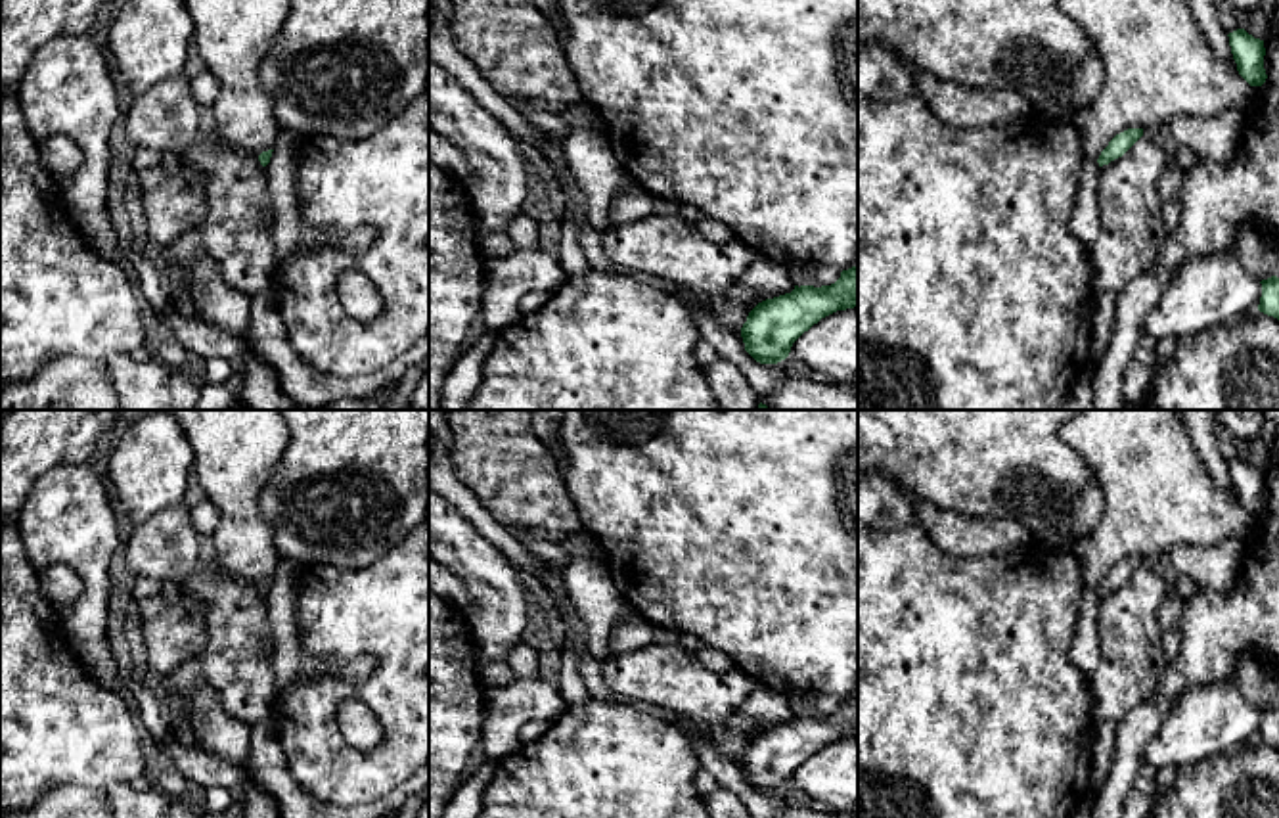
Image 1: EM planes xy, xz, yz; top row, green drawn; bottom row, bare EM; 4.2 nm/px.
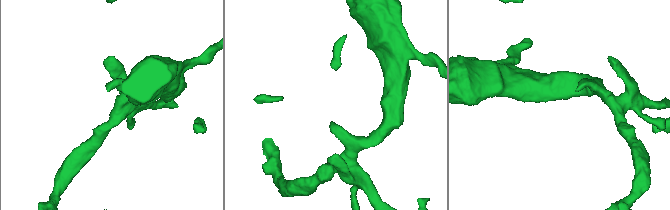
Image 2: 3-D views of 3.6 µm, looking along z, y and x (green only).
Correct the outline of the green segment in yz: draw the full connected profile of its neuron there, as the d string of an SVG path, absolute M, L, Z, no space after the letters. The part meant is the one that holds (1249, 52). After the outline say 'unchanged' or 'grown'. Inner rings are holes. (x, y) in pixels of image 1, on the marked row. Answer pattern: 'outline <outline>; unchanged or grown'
outline M1237 29L1227 36L1239 75L1250 86L1262 86L1268 79L1264 69L1264 56L1266 56L1264 40L1254 38L1245 29Z; unchanged

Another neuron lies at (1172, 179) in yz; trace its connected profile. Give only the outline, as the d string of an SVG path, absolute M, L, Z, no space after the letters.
M1174 163L1164 167L1160 176L1162 224L1172 232L1181 218L1181 186L1185 170Z

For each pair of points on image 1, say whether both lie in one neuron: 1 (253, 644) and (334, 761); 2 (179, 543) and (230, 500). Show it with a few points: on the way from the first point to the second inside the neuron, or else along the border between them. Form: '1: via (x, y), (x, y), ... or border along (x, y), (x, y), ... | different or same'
1: border along (280, 688), (270, 715) | different
2: border along (203, 541), (207, 552) | different

